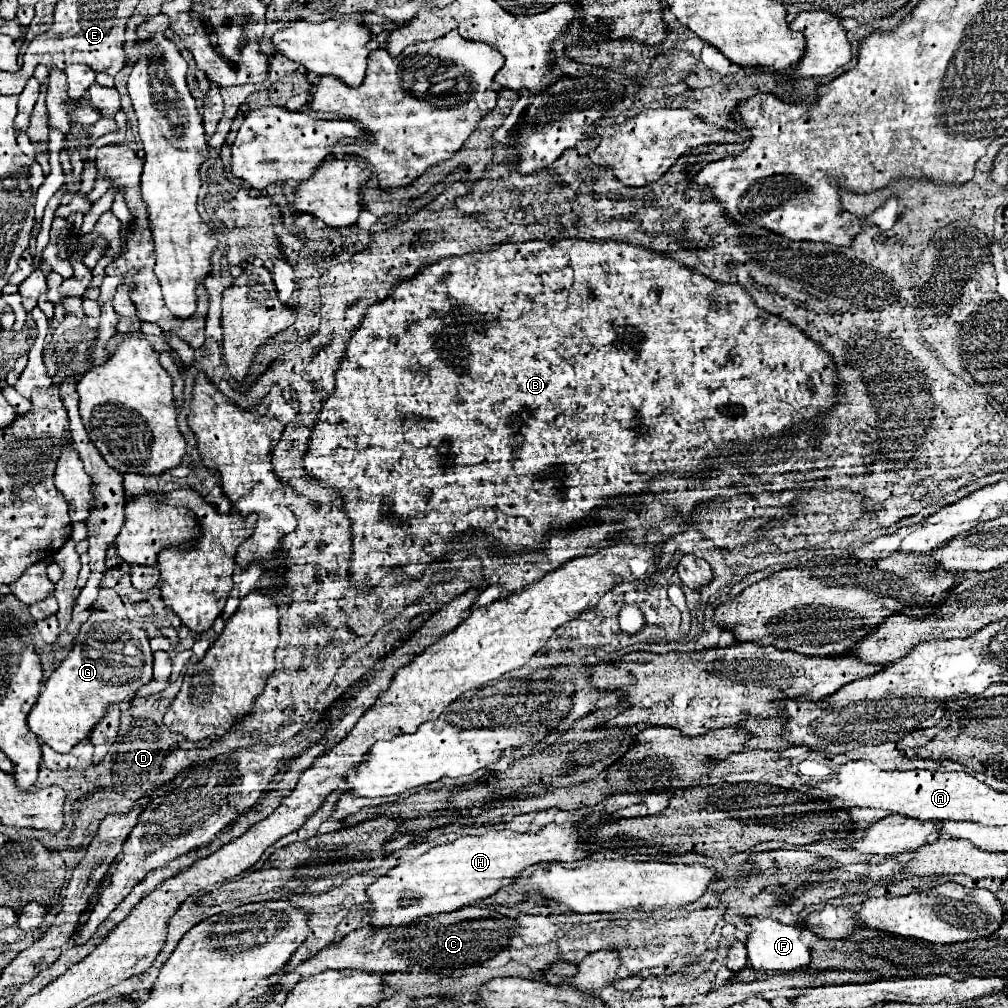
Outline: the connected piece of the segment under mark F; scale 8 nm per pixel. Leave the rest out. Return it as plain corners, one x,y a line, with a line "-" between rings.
743,916
743,922
751,928
747,934
747,958
755,970
771,970
771,972
785,972
785,970
803,970
809,966
809,945
817,937
808,929
797,926
785,926
773,918
759,918
759,916

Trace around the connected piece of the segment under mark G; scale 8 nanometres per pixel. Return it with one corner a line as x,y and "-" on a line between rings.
105,610
101,612
101,622
87,620
83,624
67,658
43,682
43,690
27,716
27,726
41,742
65,754
89,736
109,704
133,700
135,692
151,680
151,666
153,652
145,630

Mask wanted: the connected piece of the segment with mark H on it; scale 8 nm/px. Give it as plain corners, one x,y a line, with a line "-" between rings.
547,824
535,834
499,830
483,836
461,836
455,842
435,846
423,856
391,868
367,888
367,898
373,906
369,910
369,924
403,926
421,918
433,918
441,912
453,912
495,894
531,864
581,860
587,852
579,848
581,842
575,826
577,824

